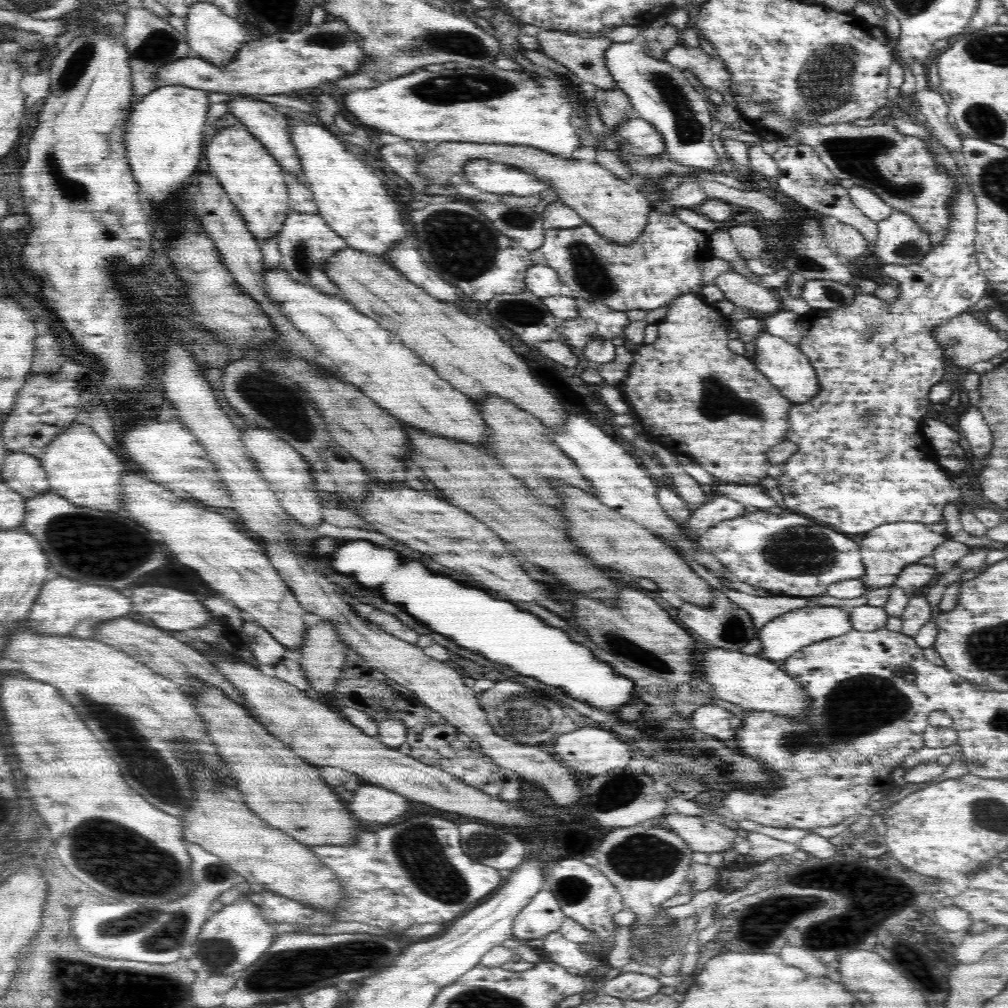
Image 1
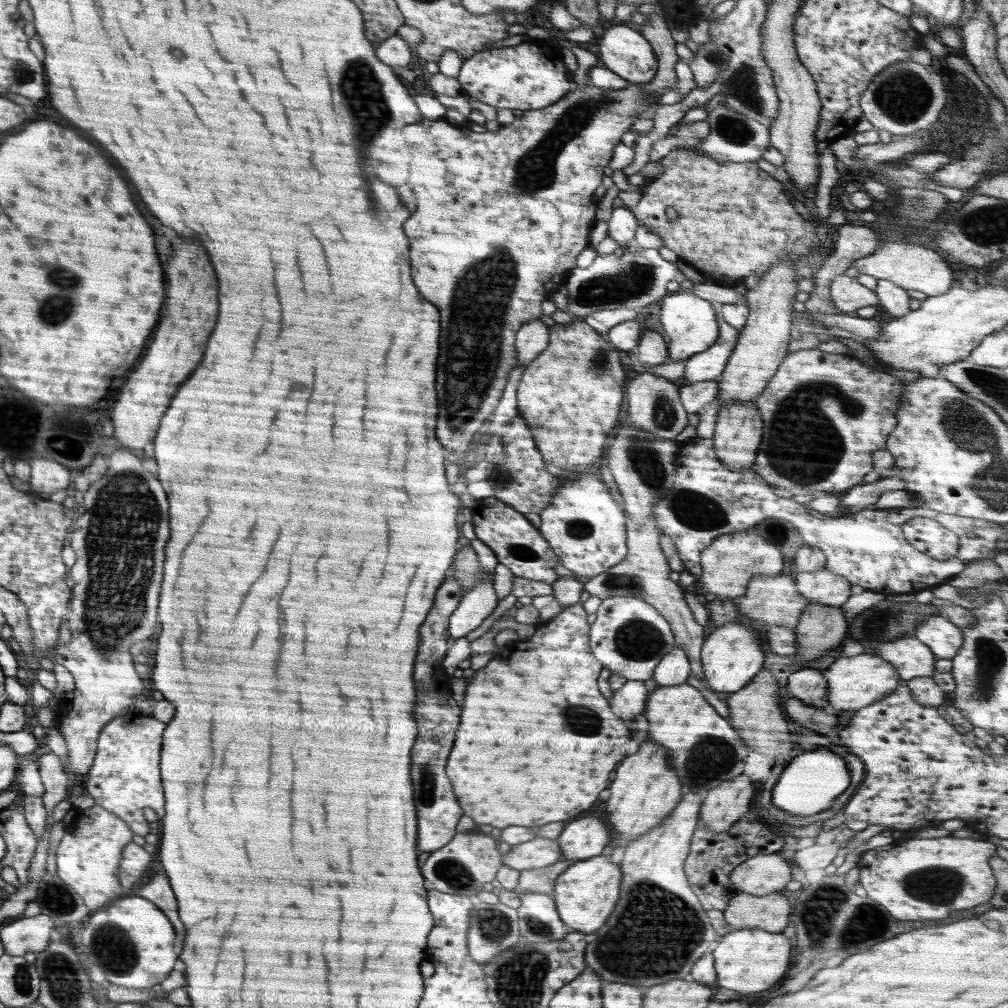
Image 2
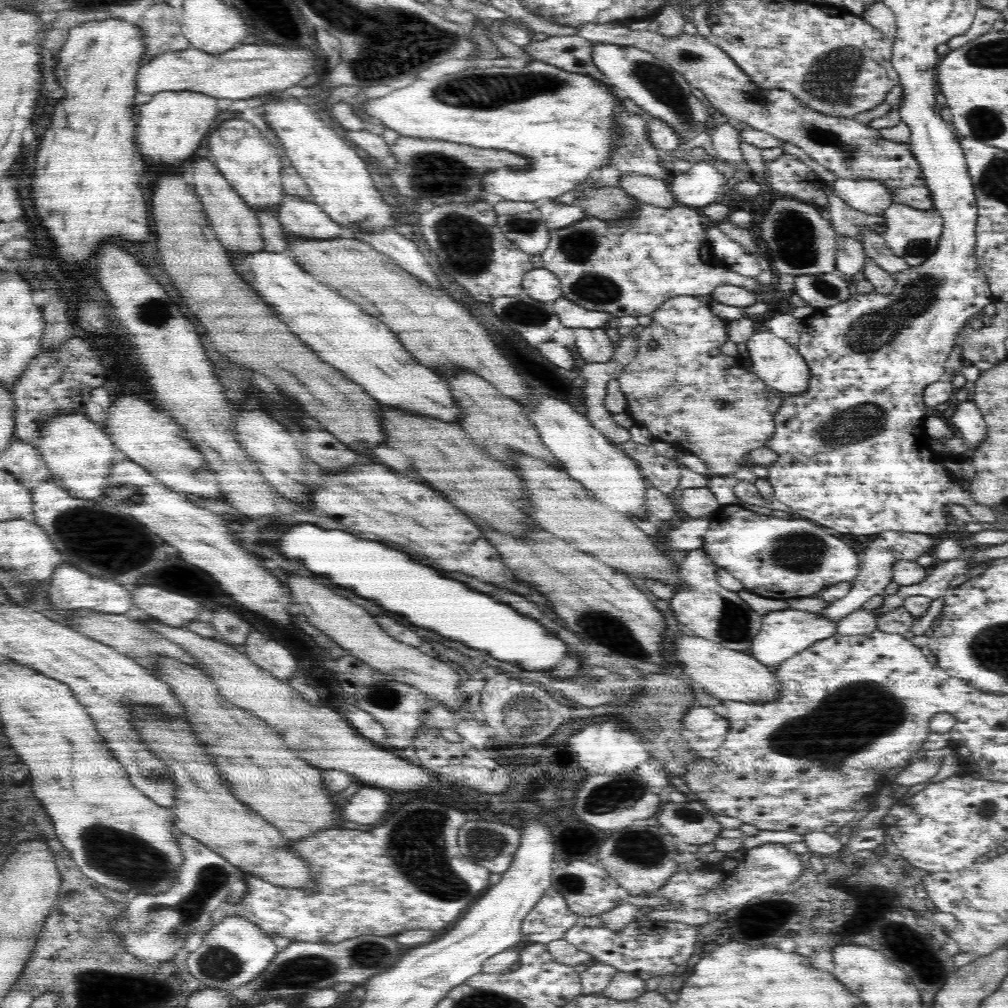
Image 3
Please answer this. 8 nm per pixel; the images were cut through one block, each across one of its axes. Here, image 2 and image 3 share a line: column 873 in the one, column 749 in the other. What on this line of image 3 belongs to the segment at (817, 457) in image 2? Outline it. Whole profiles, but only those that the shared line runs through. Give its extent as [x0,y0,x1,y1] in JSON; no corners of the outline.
[618,295,784,476]

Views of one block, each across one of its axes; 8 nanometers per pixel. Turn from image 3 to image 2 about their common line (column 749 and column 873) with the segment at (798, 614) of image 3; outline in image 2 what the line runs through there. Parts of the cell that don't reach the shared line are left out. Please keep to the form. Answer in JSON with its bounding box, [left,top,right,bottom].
[870,634,937,680]

